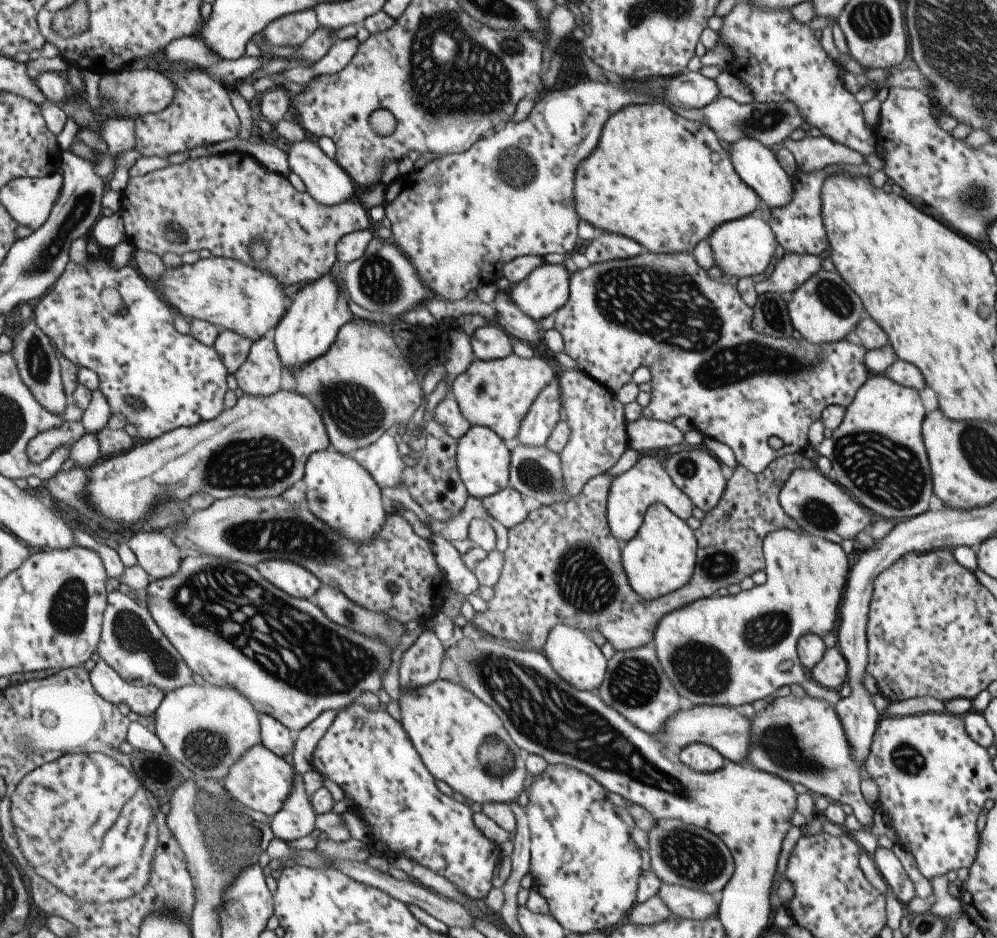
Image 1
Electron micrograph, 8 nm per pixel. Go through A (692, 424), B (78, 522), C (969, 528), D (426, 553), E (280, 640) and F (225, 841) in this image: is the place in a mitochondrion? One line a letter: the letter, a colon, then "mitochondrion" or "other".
A: other
B: other
C: other
D: other
E: mitochondrion
F: mitochondrion

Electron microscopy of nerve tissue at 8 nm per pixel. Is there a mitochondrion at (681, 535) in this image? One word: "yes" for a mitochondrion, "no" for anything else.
no

